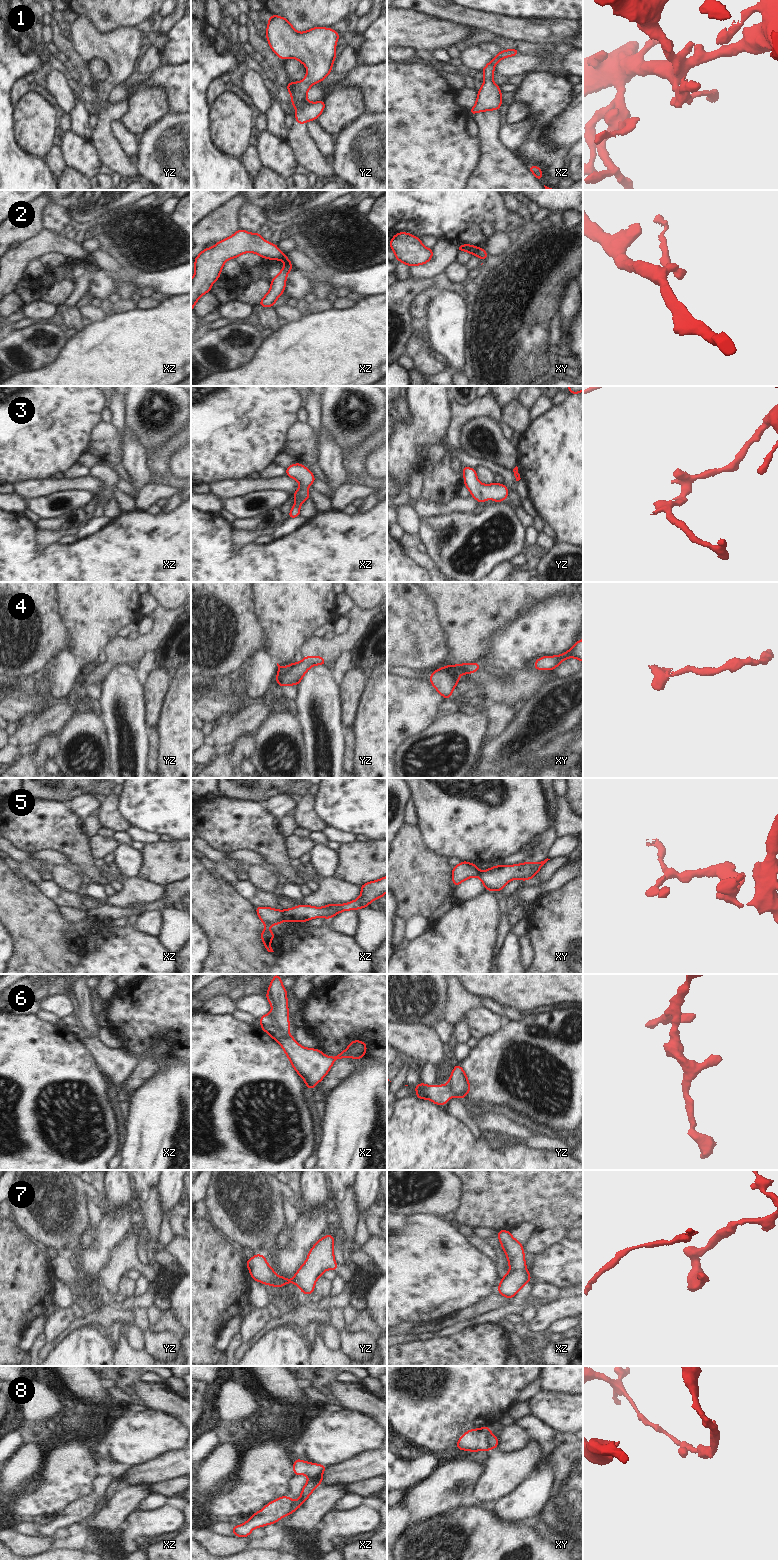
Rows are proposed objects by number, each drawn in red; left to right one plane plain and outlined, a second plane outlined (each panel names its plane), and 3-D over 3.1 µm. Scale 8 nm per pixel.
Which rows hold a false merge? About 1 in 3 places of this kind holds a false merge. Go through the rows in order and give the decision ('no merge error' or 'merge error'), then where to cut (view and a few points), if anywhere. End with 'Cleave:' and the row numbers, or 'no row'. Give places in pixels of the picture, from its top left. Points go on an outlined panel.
1: no merge error | no cut
2: merge error | xy (479, 248), (473, 254)
3: no merge error | no cut
4: merge error | xy (454, 668), (459, 675)
5: merge error | xz (281, 911), (283, 920)
6: no merge error | no cut
7: no merge error | no cut
8: merge error | xy (492, 1434), (489, 1438), (490, 1447)
Cleave: 2, 4, 5, 8

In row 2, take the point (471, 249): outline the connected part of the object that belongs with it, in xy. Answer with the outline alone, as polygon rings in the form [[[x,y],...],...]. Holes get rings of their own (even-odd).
[[[465,244],[465,245],[457,245],[458,252],[460,251],[466,251],[469,252],[470,254],[474,255],[478,251],[478,247],[475,247],[470,244]]]

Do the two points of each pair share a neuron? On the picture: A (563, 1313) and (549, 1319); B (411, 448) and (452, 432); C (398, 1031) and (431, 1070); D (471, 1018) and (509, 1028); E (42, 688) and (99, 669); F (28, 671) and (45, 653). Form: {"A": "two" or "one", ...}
{"A": "one", "B": "two", "C": "two", "D": "two", "E": "two", "F": "one"}

